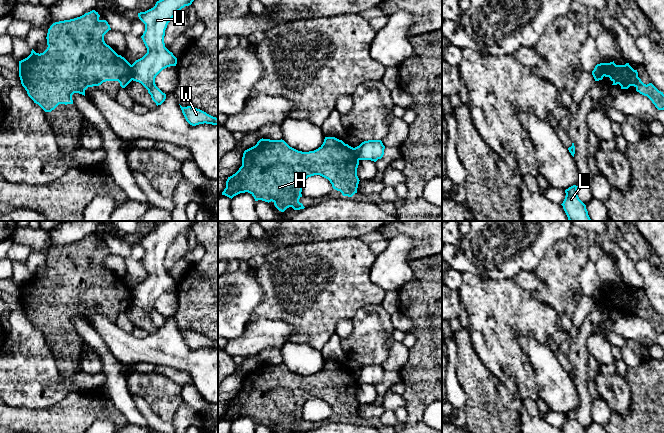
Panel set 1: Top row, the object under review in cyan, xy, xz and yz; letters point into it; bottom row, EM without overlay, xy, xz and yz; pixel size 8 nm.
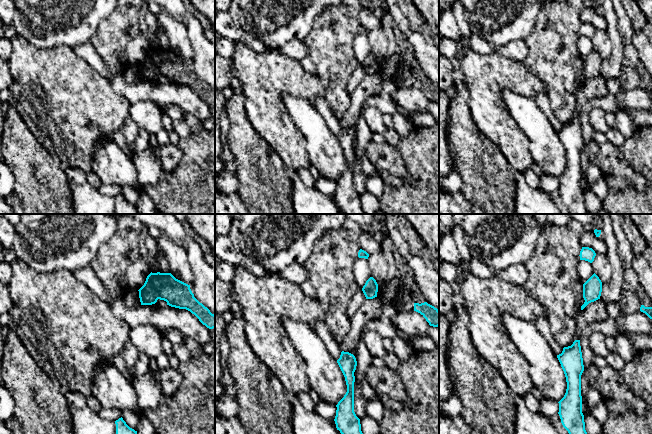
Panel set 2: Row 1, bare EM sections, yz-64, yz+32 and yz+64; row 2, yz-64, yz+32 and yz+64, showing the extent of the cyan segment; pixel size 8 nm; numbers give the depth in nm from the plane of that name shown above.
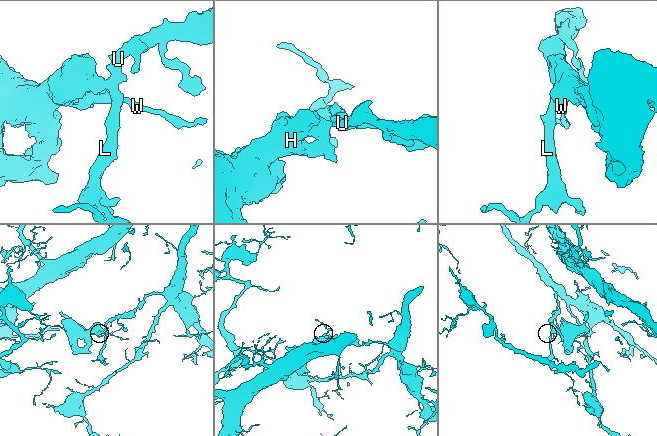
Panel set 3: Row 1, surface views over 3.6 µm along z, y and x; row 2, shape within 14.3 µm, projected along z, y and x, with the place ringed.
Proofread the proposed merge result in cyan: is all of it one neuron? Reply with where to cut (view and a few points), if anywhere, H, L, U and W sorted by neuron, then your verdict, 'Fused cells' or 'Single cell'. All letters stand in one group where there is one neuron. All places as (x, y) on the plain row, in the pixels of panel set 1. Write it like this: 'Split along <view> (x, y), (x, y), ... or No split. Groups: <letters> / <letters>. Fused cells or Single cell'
Split along yz (601, 287), (599, 303). Groups: H / L U W. Fused cells

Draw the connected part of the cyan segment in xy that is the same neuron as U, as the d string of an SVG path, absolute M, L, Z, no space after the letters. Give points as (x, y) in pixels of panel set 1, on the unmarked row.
M164 221L153 232L138 237L139 243L145 248L141 262L147 277L132 288L132 304L148 314L157 330L165 325L166 318L156 310L155 302L163 293L177 288L177 282L165 271L165 254L175 238L191 229L195 222Z

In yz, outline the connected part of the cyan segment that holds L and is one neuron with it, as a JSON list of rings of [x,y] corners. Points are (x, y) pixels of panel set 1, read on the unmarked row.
[[[573,409],[565,414],[566,420],[561,428],[563,433],[586,433],[586,429],[579,423],[577,419],[577,411]]]

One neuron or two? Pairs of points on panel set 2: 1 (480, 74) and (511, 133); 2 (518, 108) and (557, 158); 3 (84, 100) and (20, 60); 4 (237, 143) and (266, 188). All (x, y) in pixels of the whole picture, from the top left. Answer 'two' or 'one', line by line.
1: one
2: one
3: one
4: one

